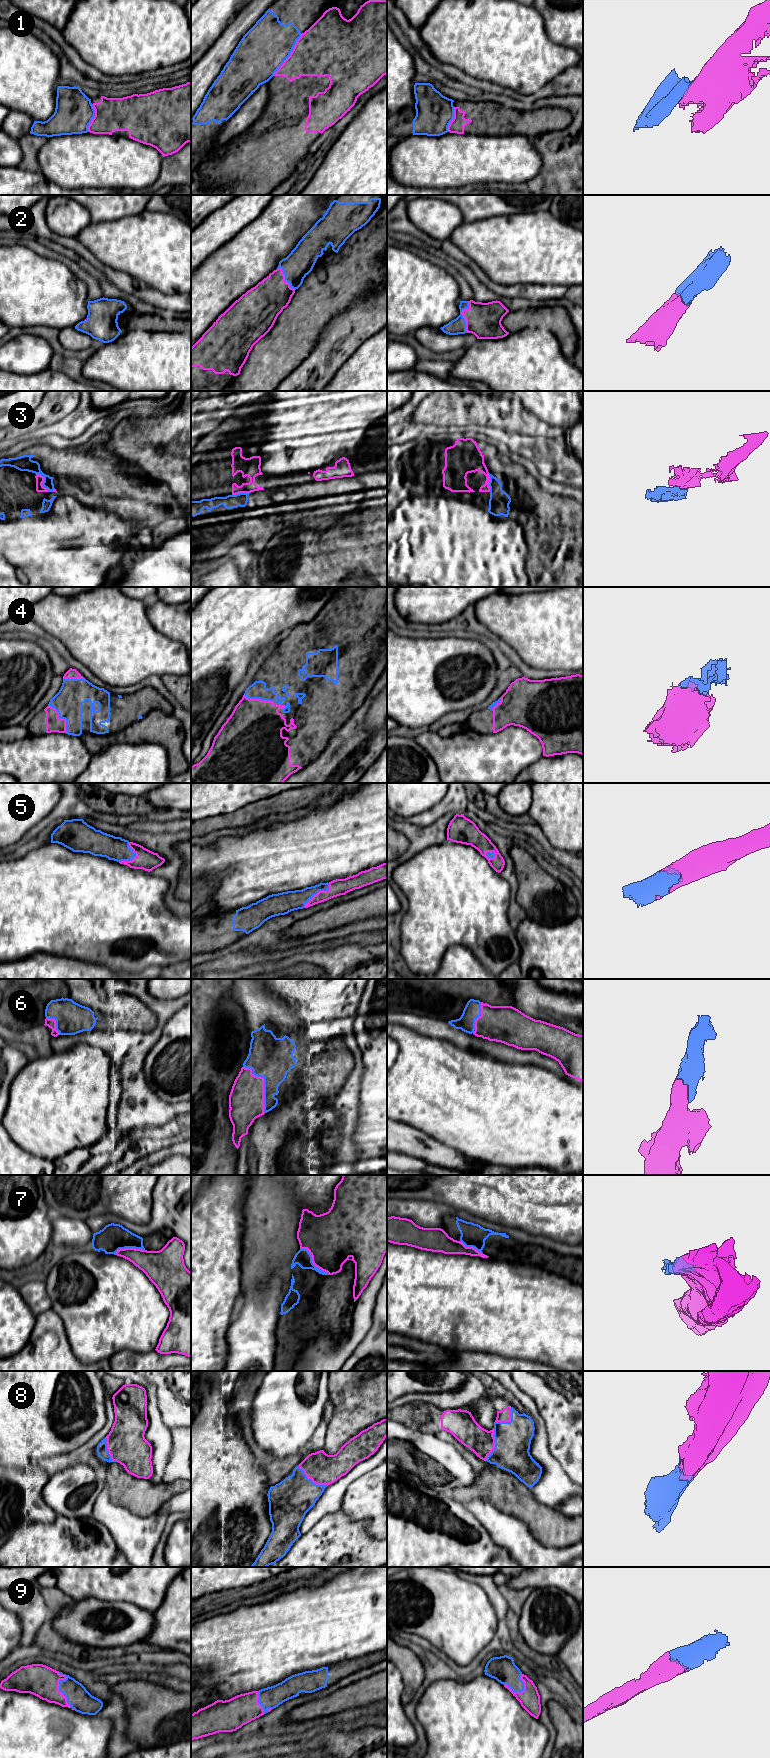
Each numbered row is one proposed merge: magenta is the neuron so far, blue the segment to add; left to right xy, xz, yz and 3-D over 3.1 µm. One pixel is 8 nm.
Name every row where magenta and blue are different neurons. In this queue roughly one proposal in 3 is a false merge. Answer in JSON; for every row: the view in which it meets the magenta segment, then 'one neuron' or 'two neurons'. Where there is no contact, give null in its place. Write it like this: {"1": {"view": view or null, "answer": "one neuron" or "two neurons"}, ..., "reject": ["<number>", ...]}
{"1": {"view": "xz", "answer": "two neurons"}, "2": {"view": "yz", "answer": "one neuron"}, "3": {"view": "xy", "answer": "one neuron"}, "4": {"view": "xy", "answer": "one neuron"}, "5": {"view": "xz", "answer": "one neuron"}, "6": {"view": "xz", "answer": "one neuron"}, "7": {"view": "xz", "answer": "two neurons"}, "8": {"view": "xz", "answer": "one neuron"}, "9": {"view": "xy", "answer": "one neuron"}, "reject": ["1", "7"]}

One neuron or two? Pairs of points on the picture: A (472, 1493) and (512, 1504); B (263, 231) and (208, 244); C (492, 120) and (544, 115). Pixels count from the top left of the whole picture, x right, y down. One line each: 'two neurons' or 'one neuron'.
A: one neuron
B: two neurons
C: one neuron

